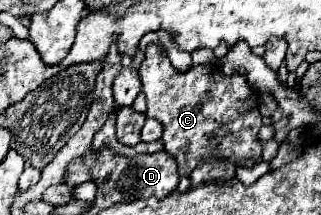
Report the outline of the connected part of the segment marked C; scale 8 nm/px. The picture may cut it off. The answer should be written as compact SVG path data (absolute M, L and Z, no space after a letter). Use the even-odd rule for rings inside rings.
M155 43L147 45L139 75L147 97L145 115L163 123L161 141L165 151L175 157L181 177L189 177L197 163L209 155L231 161L261 157L263 143L257 133L263 123L257 109L257 97L247 87L245 77L225 77L213 65L195 65L181 73Z

